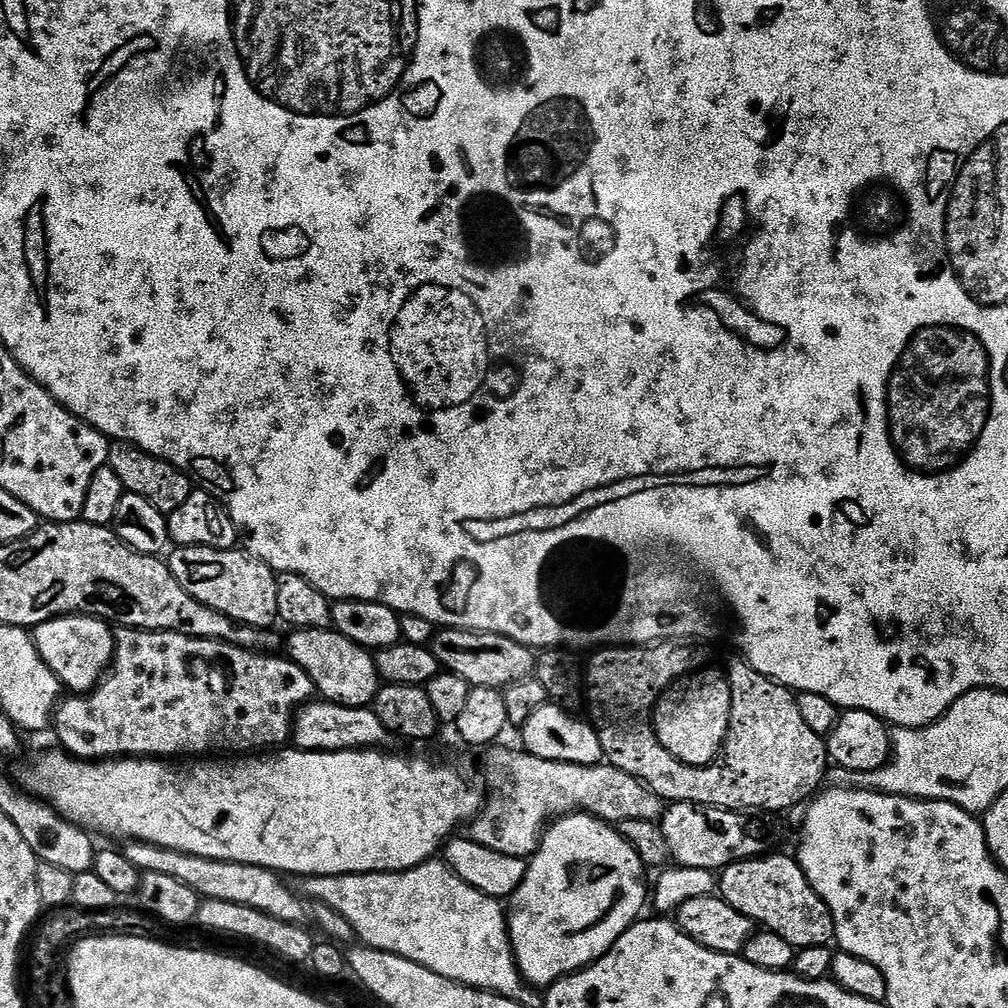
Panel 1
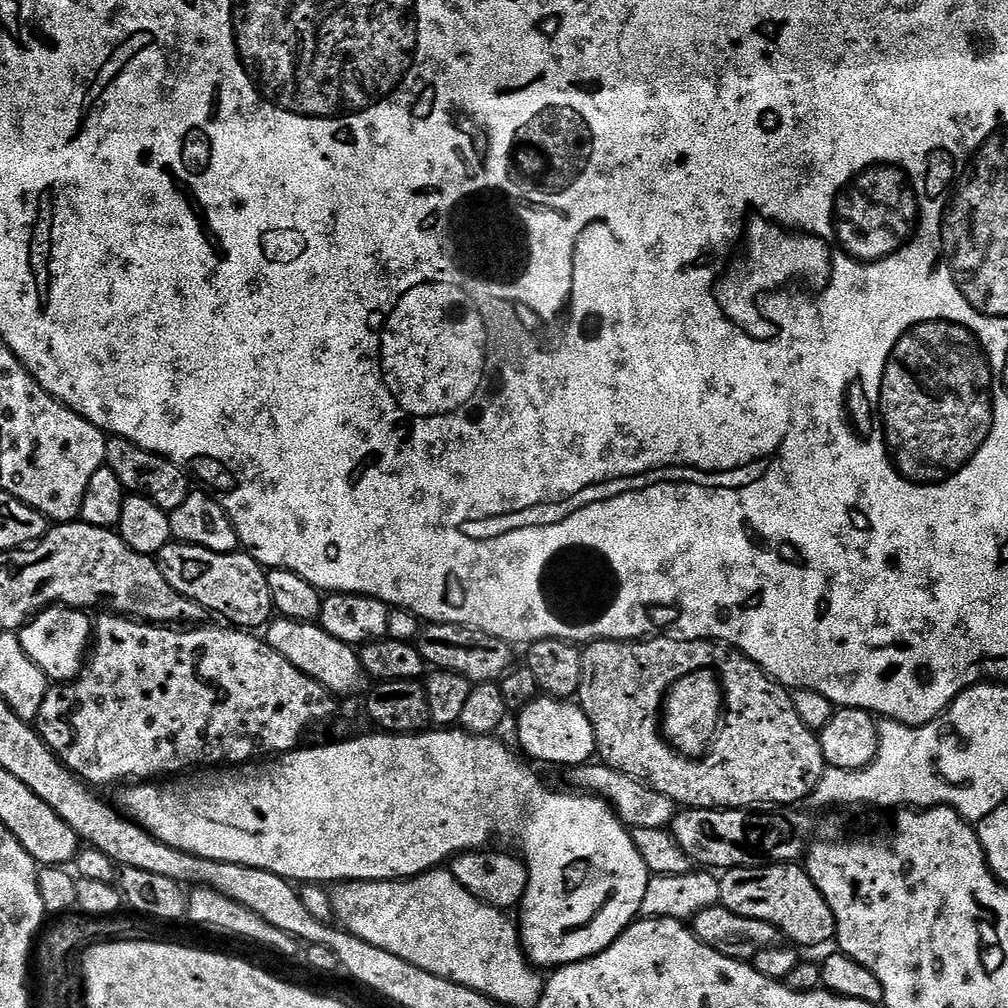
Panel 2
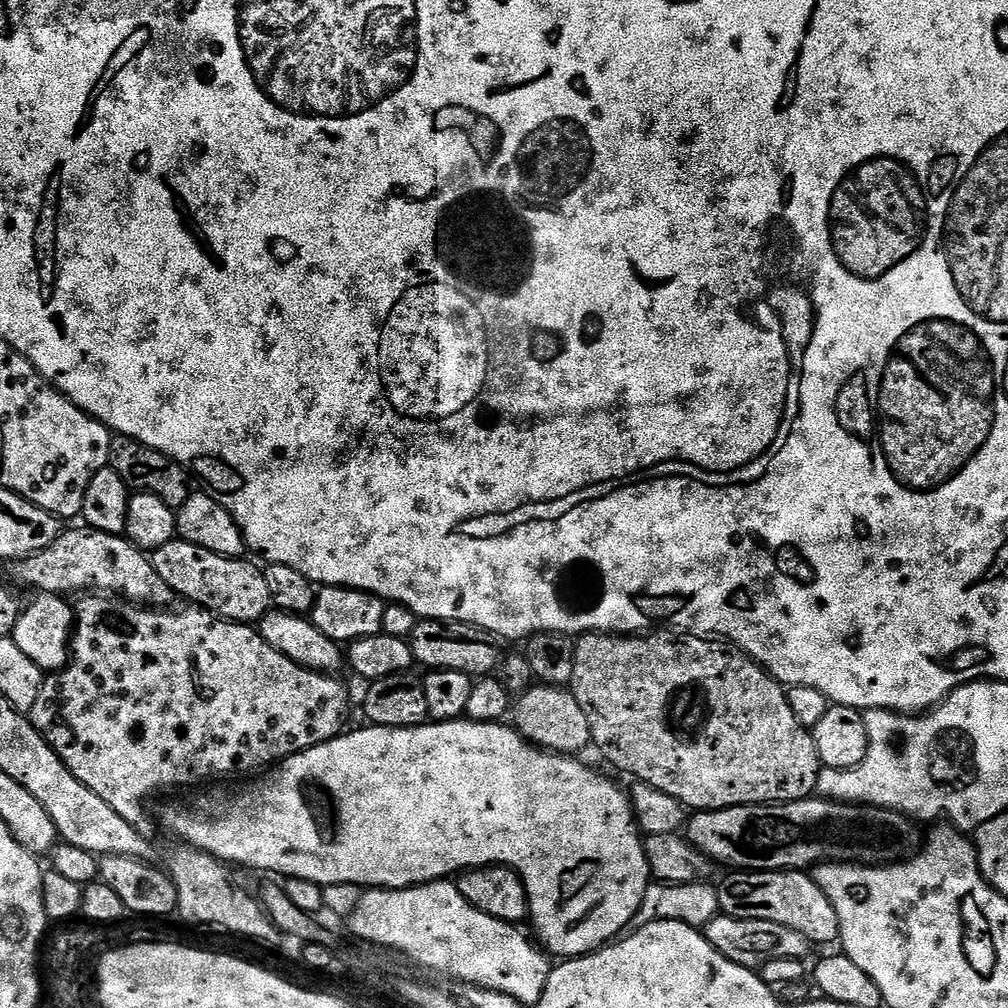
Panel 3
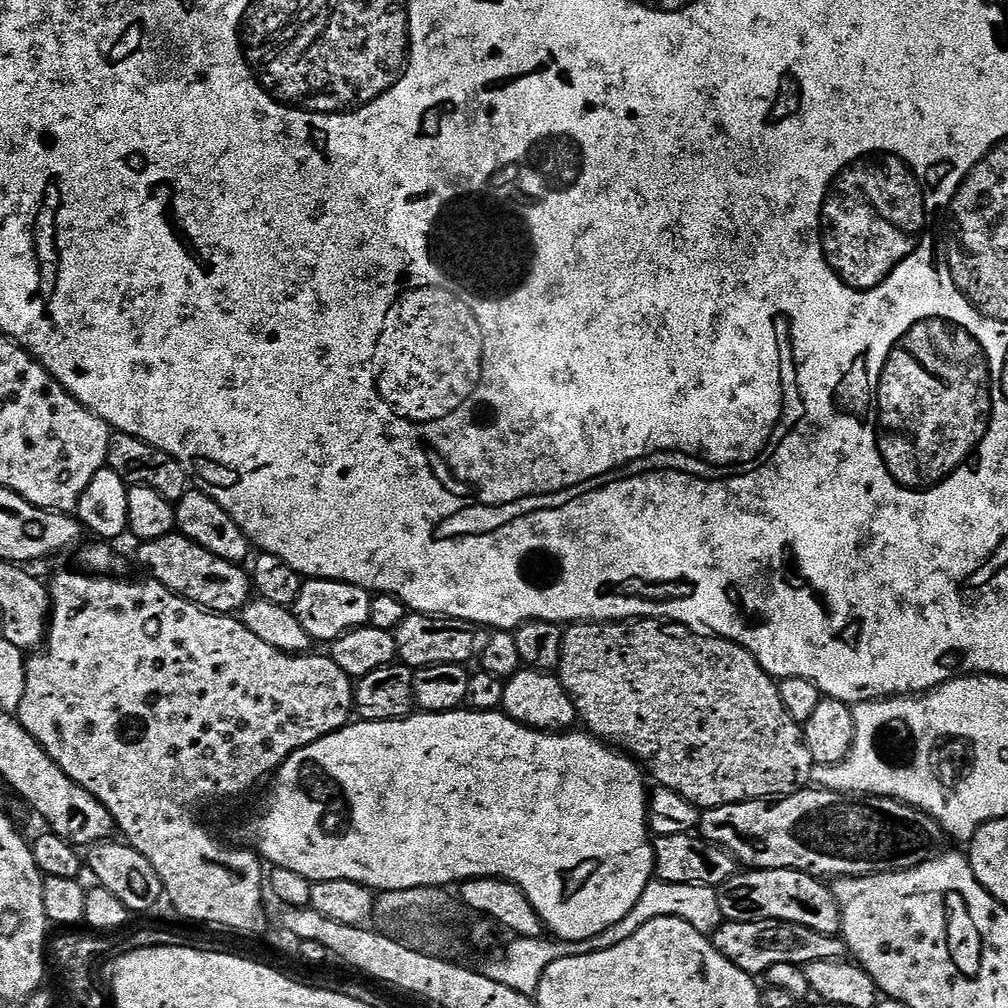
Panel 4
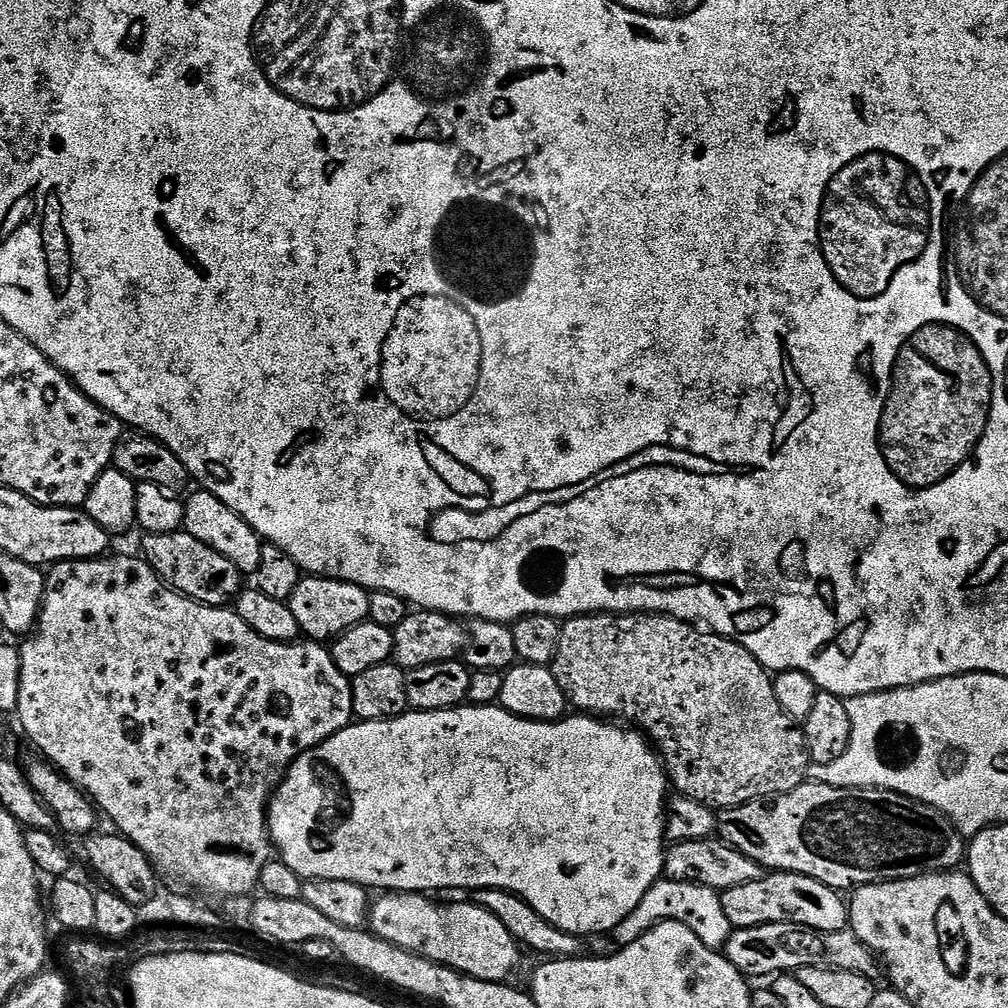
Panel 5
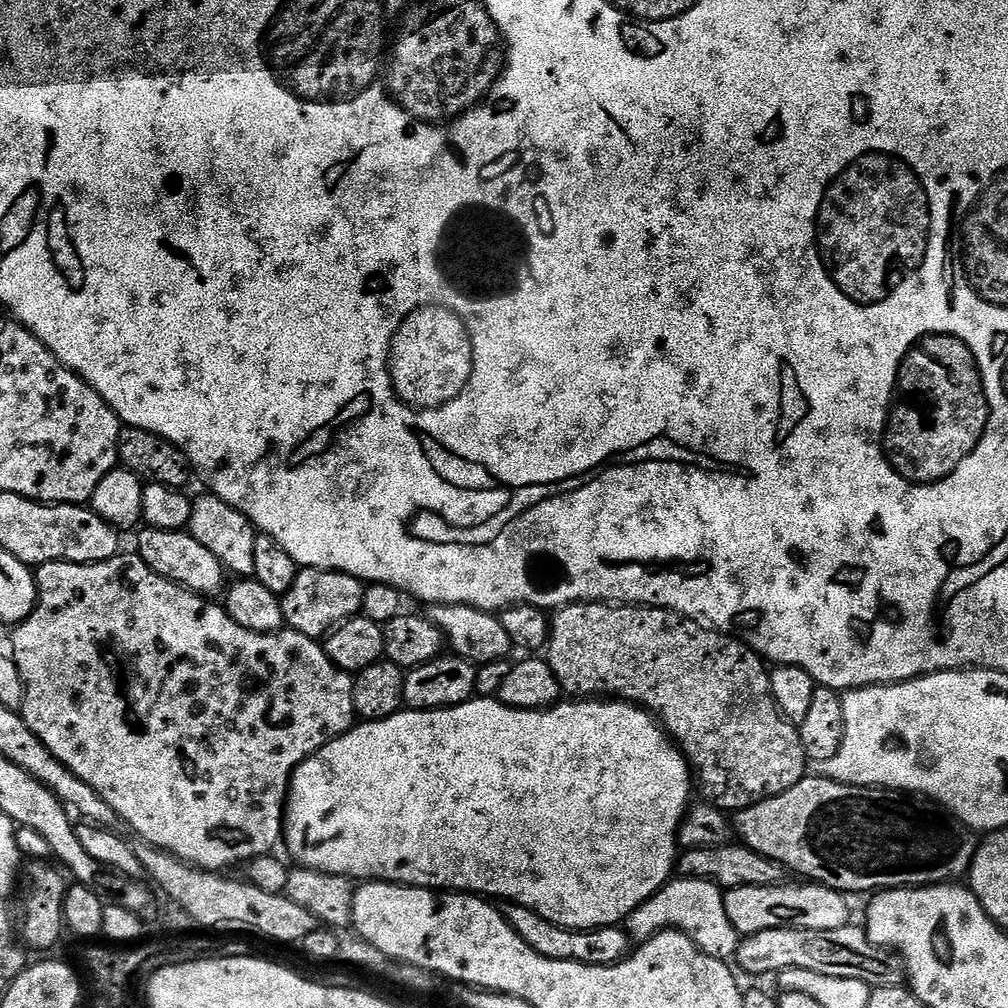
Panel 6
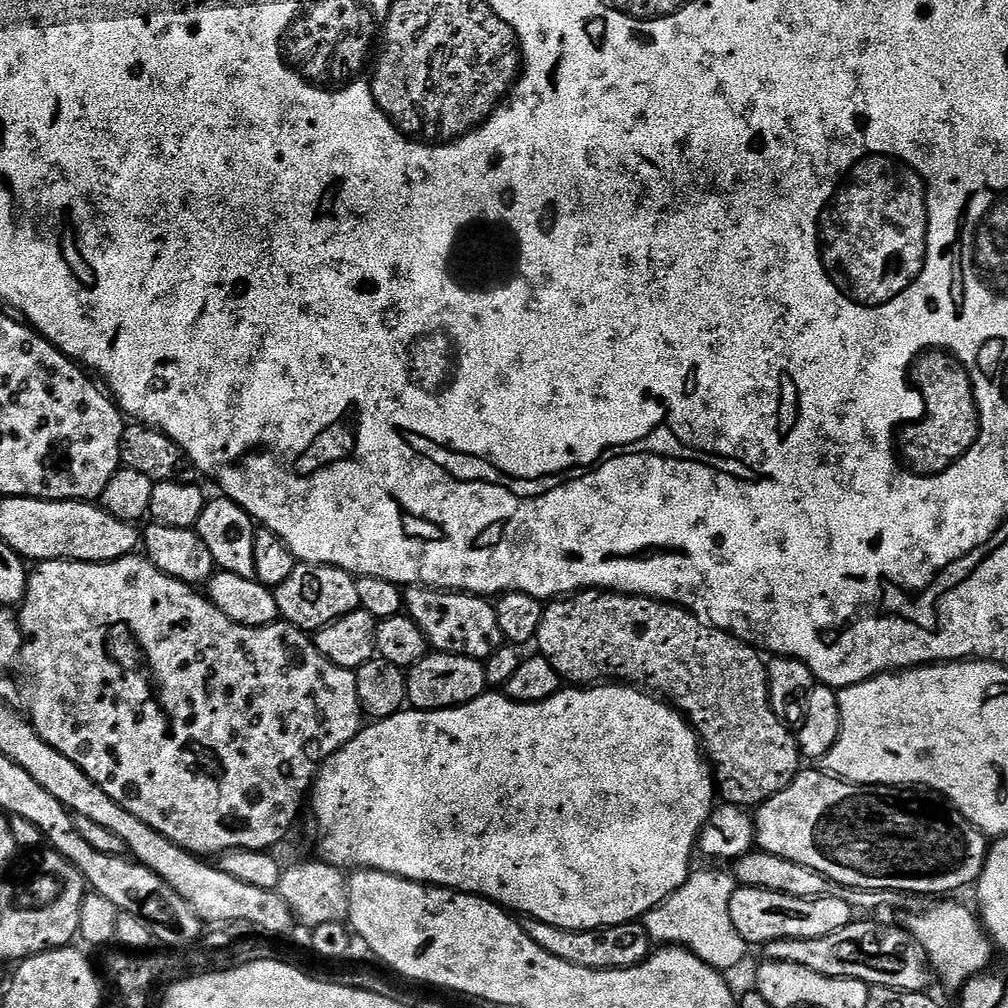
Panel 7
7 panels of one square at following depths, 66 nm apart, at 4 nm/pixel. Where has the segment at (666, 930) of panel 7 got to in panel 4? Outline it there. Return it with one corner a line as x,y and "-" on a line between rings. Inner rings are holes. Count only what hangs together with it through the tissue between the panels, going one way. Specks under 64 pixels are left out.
653,878
646,886
646,890
642,890
642,898
634,902
634,910
630,910
630,914
626,914
622,922
614,922
610,930
602,930
602,934
594,934
594,938
586,942
587,947
598,952
614,950
614,946
626,942
626,938
634,938
634,934
638,934
638,930
642,930
646,922
654,922
654,918
682,918
682,922
690,922
694,930
705,934
716,932
720,925
725,923
722,906
718,906
716,889
697,884
681,886
679,882
662,882

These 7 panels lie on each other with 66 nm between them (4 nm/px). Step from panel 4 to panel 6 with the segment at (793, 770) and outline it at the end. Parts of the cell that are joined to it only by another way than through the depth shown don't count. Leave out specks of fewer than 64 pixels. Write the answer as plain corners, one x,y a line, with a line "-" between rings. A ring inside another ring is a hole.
611,602
568,604
565,608
559,609
551,617
551,621
552,632
548,636
546,659
550,670
554,670
554,678
558,678
561,693
568,695
569,692
569,697
572,698
619,698
648,709
664,725
665,732
676,741
676,745
684,753
688,760
688,767
694,773
699,795
701,792
704,795
701,797
707,803
721,810
749,808
759,800
769,800
772,796
780,796
786,790
790,790
790,786
803,780
809,771
810,761
802,750
800,729
797,725
790,724
785,720
783,714
780,713
780,708
776,705
776,699
772,697
772,677
769,665
743,640
737,640
735,636
717,632
711,627
701,626
697,621
687,616
681,616
678,612
672,612
669,608
649,608
635,604
619,606

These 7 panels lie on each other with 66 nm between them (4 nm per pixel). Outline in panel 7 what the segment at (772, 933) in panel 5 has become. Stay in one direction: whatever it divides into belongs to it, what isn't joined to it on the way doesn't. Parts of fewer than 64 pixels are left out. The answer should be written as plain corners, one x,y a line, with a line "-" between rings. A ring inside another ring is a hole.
847,924
834,934
822,938
786,938
763,945
763,959
774,962
794,962
818,974
834,978
854,978
878,988
896,988
900,992
922,992
929,986
930,965
919,944
901,927
880,929
876,924

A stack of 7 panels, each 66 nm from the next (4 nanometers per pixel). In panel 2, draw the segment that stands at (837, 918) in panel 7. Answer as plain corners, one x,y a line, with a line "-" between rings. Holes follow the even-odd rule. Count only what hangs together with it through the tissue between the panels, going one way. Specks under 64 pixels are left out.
796,862
770,864
767,868
727,869
720,876
720,903
734,914
770,922
783,939
784,936
788,939
785,941
801,949
831,945
836,938
834,914
826,898
816,889
807,871

